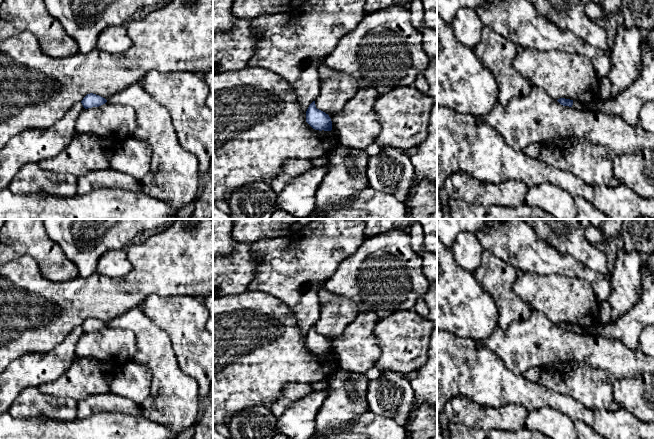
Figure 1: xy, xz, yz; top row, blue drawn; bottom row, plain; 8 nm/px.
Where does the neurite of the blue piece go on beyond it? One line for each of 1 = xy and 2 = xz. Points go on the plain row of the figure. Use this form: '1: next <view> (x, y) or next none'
1: next none
2: next none

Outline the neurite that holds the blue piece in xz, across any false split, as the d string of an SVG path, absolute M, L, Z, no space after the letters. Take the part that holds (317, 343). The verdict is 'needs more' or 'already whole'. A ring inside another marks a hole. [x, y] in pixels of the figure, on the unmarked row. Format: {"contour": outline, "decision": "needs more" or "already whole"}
{"contour": "M313 325L306 335L306 346L315 354L331 355L332 345L328 338L316 332Z", "decision": "already whole"}

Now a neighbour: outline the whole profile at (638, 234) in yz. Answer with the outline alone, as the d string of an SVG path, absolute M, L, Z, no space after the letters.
M624 219L619 235L625 250L636 251L643 257L654 253L654 219Z

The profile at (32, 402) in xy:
M38 386L25 388L8 410L13 418L44 417L58 421L77 418L77 402L43 393Z

